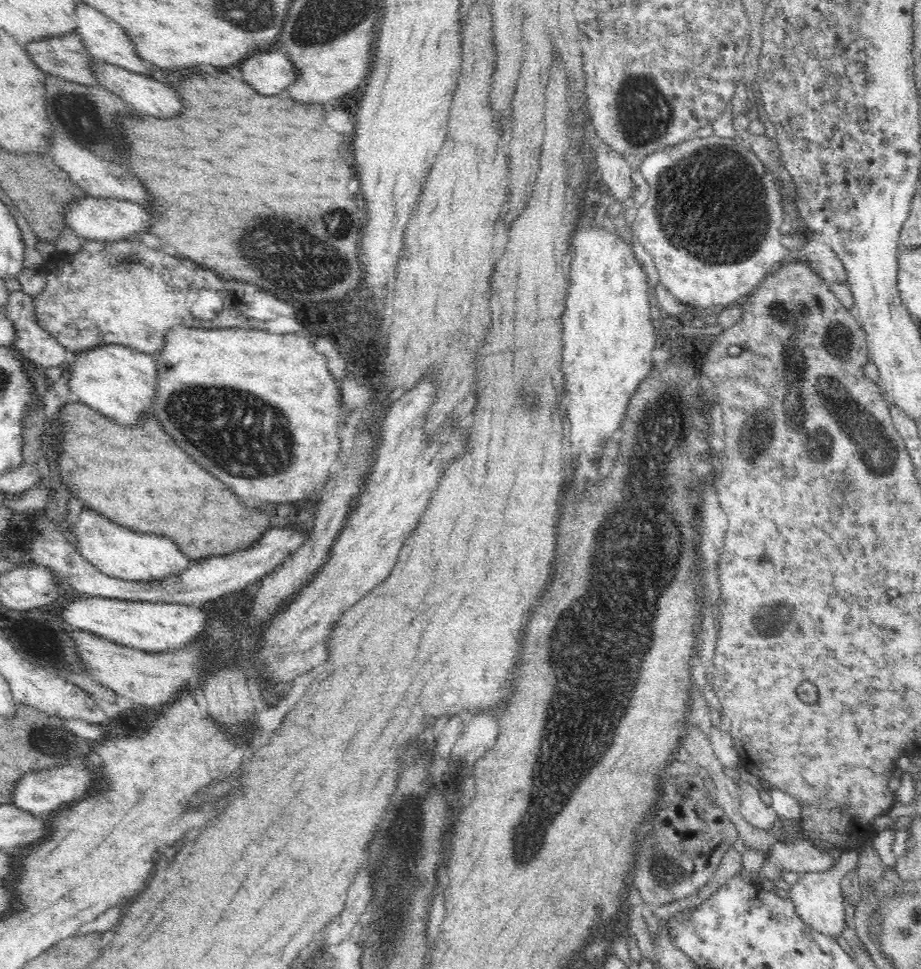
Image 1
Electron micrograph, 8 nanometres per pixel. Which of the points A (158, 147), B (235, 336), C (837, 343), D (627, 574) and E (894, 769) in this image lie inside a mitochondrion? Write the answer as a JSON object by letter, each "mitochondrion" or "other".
{"A":"other","B":"other","C":"mitochondrion","D":"mitochondrion","E":"other"}

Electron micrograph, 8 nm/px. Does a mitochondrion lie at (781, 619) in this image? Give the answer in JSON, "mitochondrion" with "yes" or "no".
{"mitochondrion":"yes"}

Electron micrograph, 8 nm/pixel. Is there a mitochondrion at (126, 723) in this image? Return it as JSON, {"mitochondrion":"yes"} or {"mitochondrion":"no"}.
{"mitochondrion":"no"}

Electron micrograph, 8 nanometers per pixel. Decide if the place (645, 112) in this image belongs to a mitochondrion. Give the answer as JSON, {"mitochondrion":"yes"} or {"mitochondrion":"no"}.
{"mitochondrion":"yes"}

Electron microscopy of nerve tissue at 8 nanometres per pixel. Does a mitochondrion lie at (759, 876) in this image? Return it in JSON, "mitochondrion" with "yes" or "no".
{"mitochondrion":"no"}

